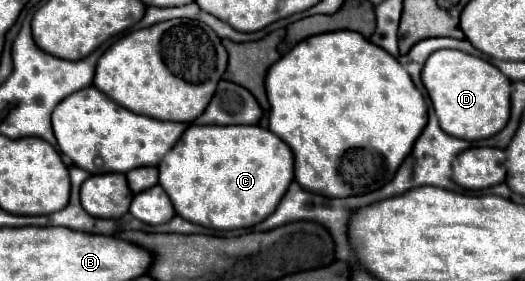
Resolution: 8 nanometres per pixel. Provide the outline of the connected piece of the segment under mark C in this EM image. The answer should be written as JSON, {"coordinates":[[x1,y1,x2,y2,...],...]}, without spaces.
{"coordinates":[[190,124,176,146,162,158,160,186,184,220,214,228,250,228,266,220,294,180,290,148,260,126,196,126]]}

